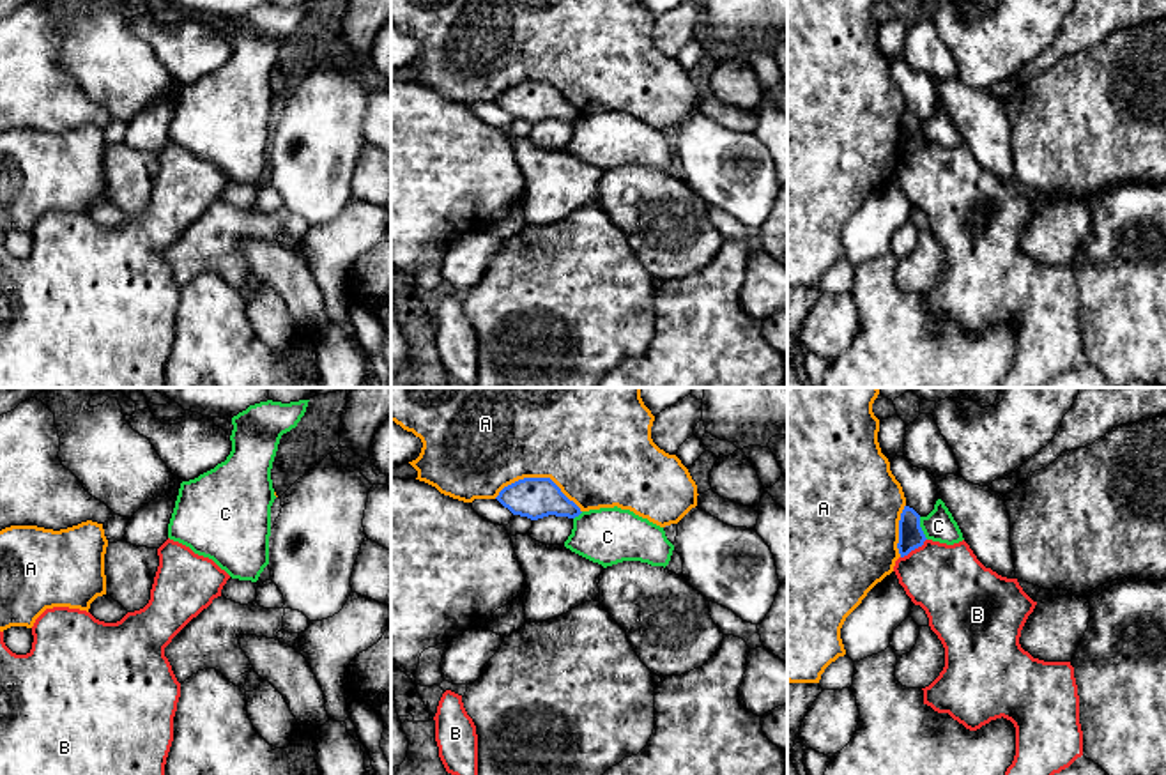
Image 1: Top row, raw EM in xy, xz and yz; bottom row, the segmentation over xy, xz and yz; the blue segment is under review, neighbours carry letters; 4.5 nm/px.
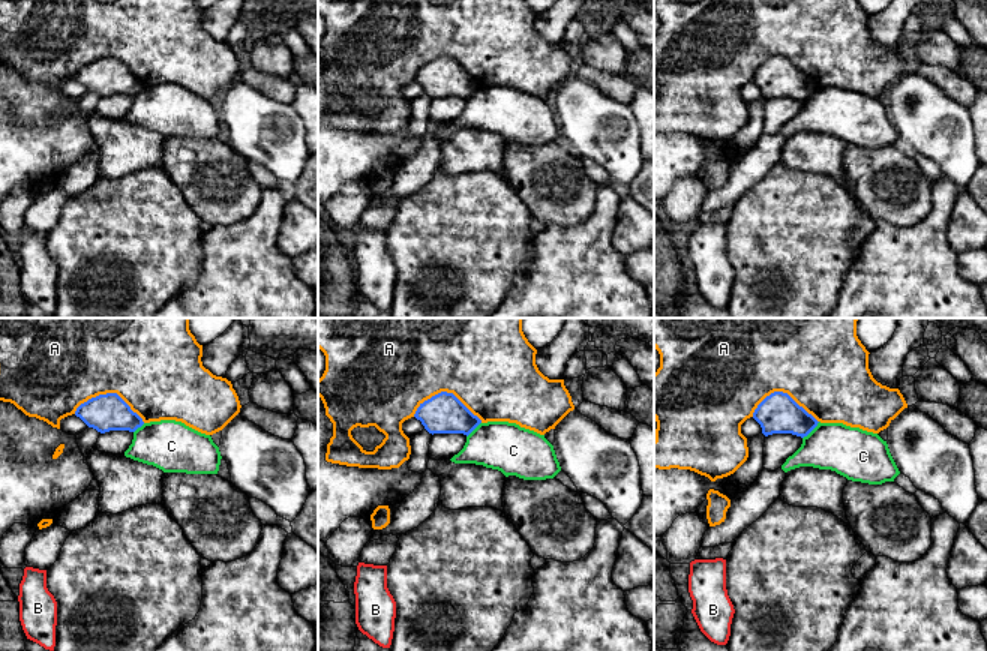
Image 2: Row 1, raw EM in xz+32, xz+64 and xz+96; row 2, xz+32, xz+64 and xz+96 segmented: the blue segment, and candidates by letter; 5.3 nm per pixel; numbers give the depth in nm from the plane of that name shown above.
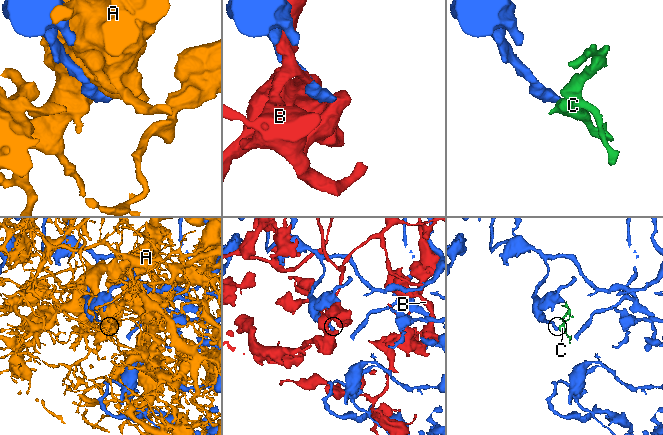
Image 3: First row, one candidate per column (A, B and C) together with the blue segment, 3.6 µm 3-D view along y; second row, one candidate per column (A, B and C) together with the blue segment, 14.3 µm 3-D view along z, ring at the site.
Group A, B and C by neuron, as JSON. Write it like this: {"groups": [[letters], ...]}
{"groups": [["A"], ["B"], ["C"]]}

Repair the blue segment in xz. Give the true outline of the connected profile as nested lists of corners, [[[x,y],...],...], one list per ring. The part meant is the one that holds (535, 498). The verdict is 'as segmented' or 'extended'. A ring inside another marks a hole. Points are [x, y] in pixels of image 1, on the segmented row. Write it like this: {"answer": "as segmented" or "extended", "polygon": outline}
{"answer": "as segmented", "polygon": [[[524,478],[495,497],[513,515],[538,520],[548,515],[575,518],[582,511],[550,478]]]}

